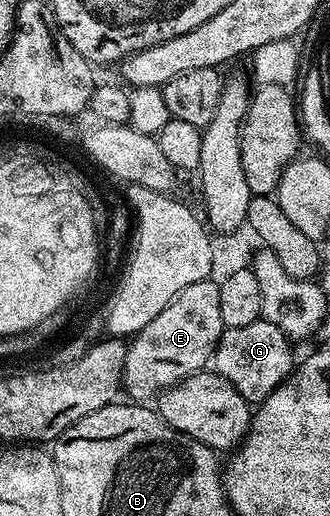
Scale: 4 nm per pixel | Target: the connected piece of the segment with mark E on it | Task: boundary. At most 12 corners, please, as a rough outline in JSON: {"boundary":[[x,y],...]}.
{"boundary":[[218,283],[187,284],[132,335],[121,377],[153,400],[204,371],[226,326]]}

